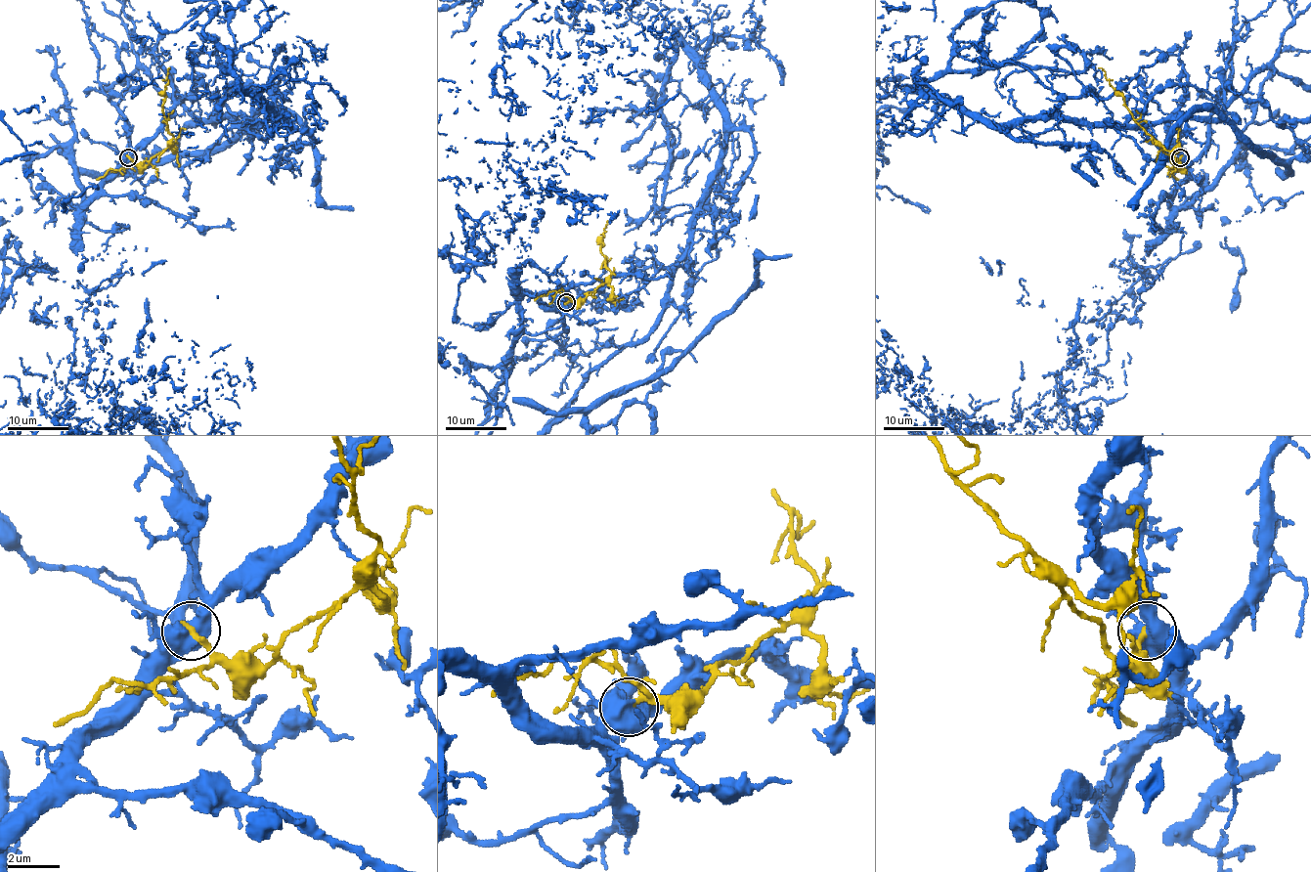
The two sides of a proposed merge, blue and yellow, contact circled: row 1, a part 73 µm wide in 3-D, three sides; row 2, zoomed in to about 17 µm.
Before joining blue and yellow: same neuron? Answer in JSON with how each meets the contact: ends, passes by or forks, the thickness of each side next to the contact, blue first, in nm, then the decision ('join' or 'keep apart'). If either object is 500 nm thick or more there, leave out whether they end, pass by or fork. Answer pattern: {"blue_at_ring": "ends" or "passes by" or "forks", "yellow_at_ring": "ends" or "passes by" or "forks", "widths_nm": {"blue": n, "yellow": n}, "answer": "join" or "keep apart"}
{"widths_nm": {"blue": 600, "yellow": 300}, "answer": "keep apart"}

